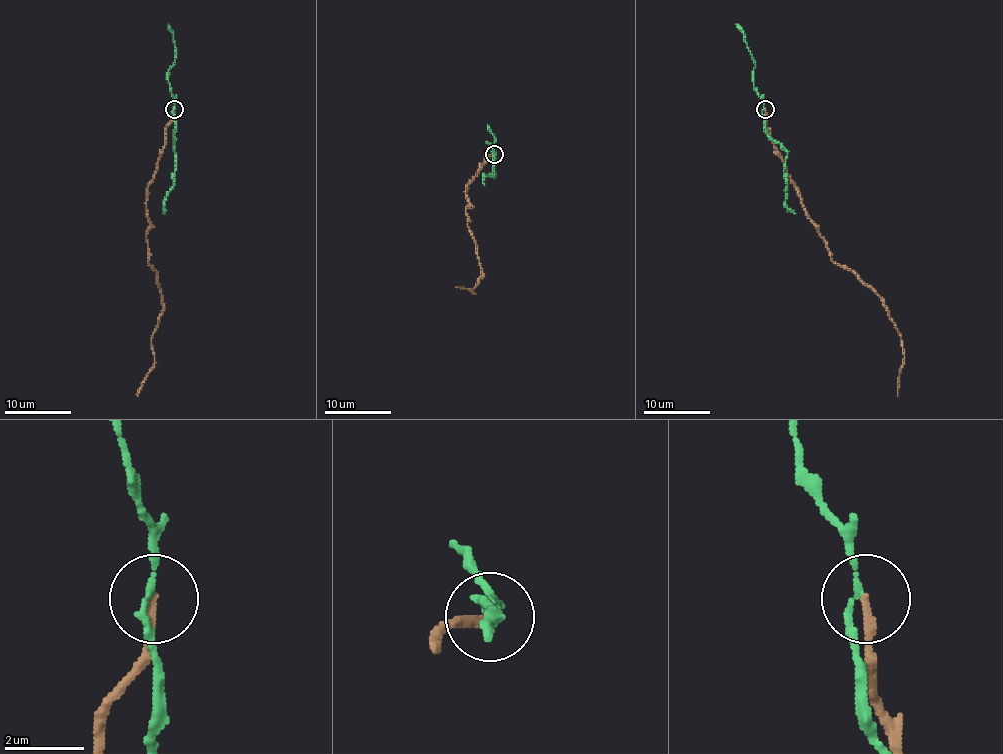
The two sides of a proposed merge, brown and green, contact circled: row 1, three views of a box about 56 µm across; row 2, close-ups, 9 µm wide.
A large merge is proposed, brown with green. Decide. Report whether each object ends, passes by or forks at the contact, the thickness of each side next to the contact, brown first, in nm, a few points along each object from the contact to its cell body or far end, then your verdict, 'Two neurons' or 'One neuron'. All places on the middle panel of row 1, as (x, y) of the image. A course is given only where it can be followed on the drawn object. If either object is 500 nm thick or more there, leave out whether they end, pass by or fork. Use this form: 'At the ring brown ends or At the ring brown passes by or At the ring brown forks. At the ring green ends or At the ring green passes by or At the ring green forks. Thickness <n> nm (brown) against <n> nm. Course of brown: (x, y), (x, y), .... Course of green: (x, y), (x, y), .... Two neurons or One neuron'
At the ring brown ends. At the ring green passes by. Thickness 220 nm (brown) against 140 nm. Course of brown: (494, 155), (486, 158), (467, 183), (467, 223), (482, 275), (471, 290), (474, 294), (457, 287). Course of green: (492, 153), (494, 176), (494, 173), (484, 175), (484, 185). Two neurons

